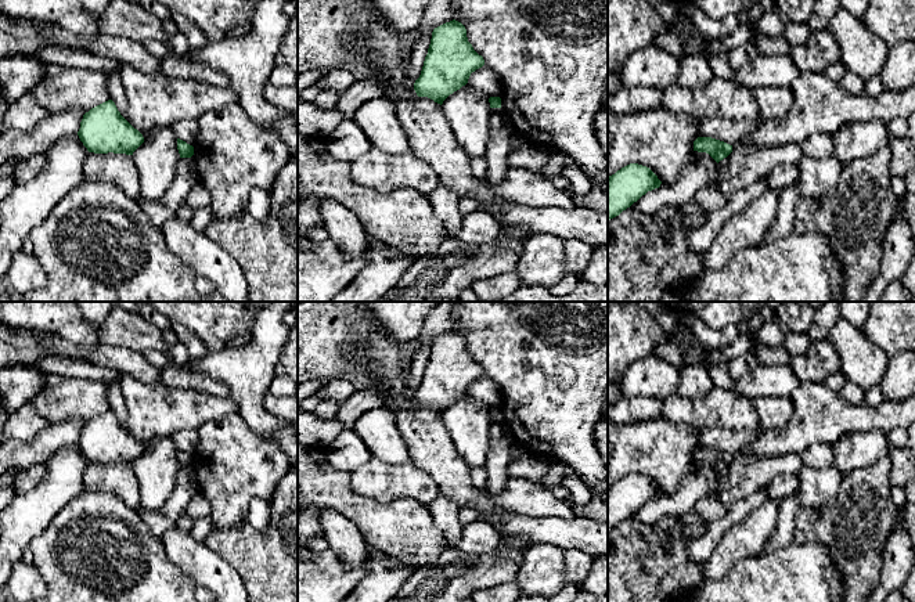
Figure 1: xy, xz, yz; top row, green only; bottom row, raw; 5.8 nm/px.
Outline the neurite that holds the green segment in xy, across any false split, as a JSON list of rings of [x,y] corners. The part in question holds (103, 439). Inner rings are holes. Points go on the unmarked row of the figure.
[[[108,410],[83,425],[78,446],[89,462],[126,464],[144,453],[143,444],[134,439]]]

